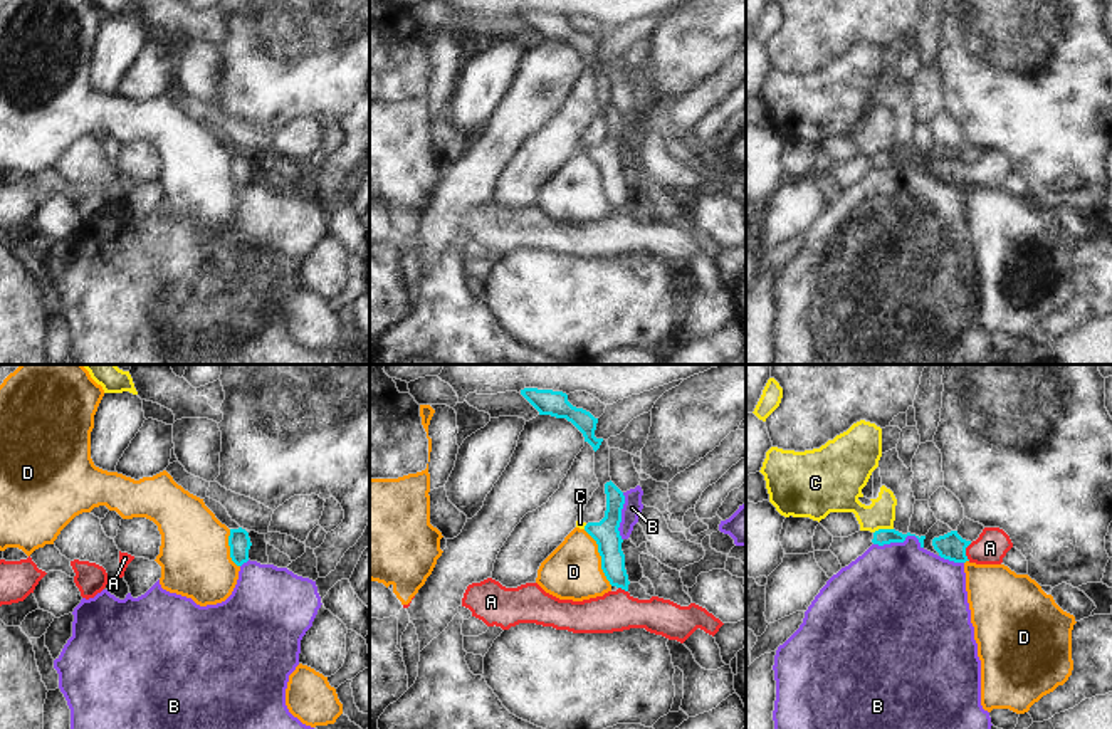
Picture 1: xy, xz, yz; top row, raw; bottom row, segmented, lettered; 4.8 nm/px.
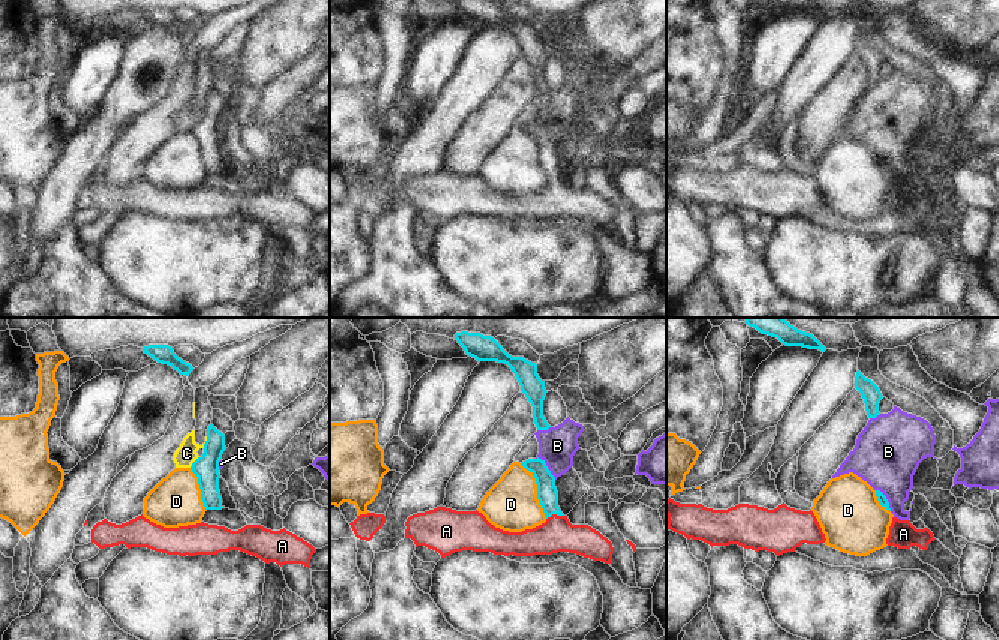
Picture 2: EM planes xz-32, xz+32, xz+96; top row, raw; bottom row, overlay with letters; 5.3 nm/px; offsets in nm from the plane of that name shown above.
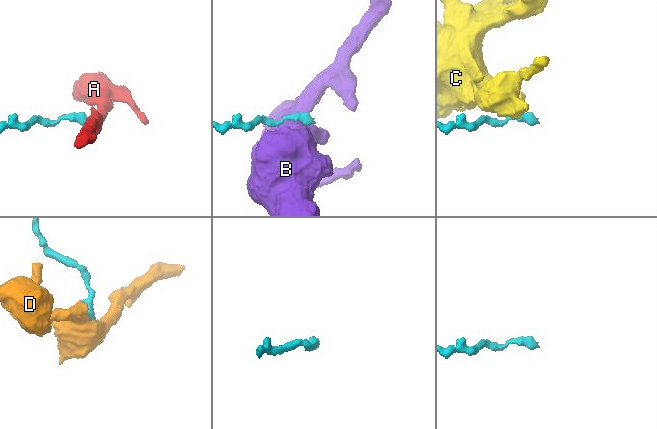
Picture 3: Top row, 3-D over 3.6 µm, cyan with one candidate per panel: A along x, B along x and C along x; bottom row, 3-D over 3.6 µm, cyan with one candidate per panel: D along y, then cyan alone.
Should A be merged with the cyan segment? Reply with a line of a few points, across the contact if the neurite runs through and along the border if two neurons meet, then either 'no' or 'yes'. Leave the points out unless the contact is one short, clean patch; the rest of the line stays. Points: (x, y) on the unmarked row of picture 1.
line yz (951, 170), (965, 175), (990, 172); yes

